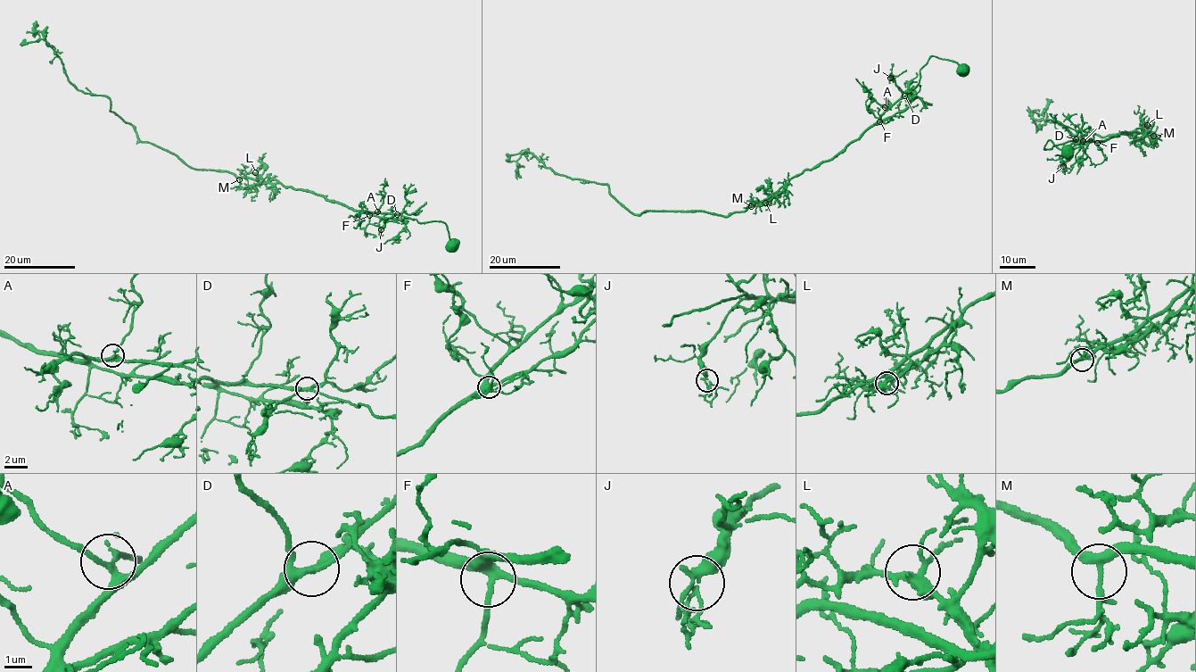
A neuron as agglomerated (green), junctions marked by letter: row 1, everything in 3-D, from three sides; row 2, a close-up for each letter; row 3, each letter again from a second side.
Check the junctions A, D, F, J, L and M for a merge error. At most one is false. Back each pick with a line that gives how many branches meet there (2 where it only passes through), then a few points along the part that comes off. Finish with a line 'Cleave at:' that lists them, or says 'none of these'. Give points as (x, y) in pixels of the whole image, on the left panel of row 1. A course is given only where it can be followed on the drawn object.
Cleave at: none of these

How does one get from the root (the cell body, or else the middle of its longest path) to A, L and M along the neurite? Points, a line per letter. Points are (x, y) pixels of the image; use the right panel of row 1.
A: (1068, 151), (1068, 147), (1059, 149), (1048, 140), (1044, 148), (1050, 149), (1074, 139), (1085, 140), (1083, 141)
L: (1068, 151), (1048, 140), (1044, 148), (1074, 139), (1101, 142), (1121, 133), (1138, 134), (1146, 130), (1147, 125)
M: (1068, 151), (1048, 140), (1044, 148), (1075, 139), (1101, 142), (1125, 132), (1147, 132), (1153, 136)

